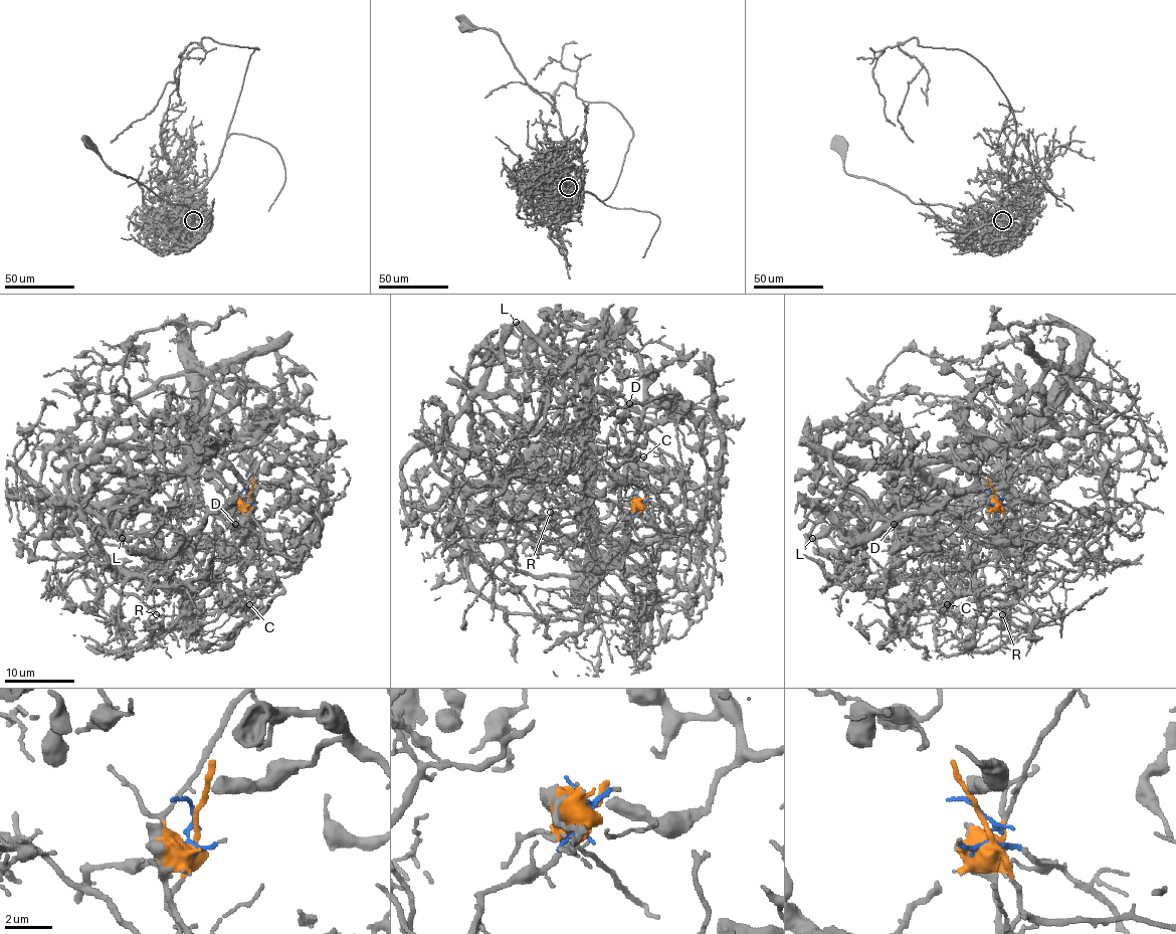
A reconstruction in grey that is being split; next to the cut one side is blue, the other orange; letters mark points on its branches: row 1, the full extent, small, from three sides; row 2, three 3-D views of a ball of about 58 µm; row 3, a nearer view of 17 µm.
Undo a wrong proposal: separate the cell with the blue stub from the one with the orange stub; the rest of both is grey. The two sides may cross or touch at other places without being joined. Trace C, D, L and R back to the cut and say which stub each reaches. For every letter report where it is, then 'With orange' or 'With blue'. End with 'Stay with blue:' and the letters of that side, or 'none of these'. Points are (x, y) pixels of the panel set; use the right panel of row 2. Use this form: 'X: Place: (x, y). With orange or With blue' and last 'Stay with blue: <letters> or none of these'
C: Place: (947, 604). With blue
D: Place: (894, 524). With blue
L: Place: (812, 538). With blue
R: Place: (1002, 614). With orange
Stay with blue: C, D, L

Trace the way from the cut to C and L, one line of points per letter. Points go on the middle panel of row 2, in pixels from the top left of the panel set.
C: (642, 505), (611, 530), (607, 547), (614, 552), (623, 535), (612, 474), (625, 461), (644, 456)
L: (642, 505), (611, 530), (614, 552), (642, 361), (600, 325), (553, 318), (529, 348), (503, 349), (517, 321)

